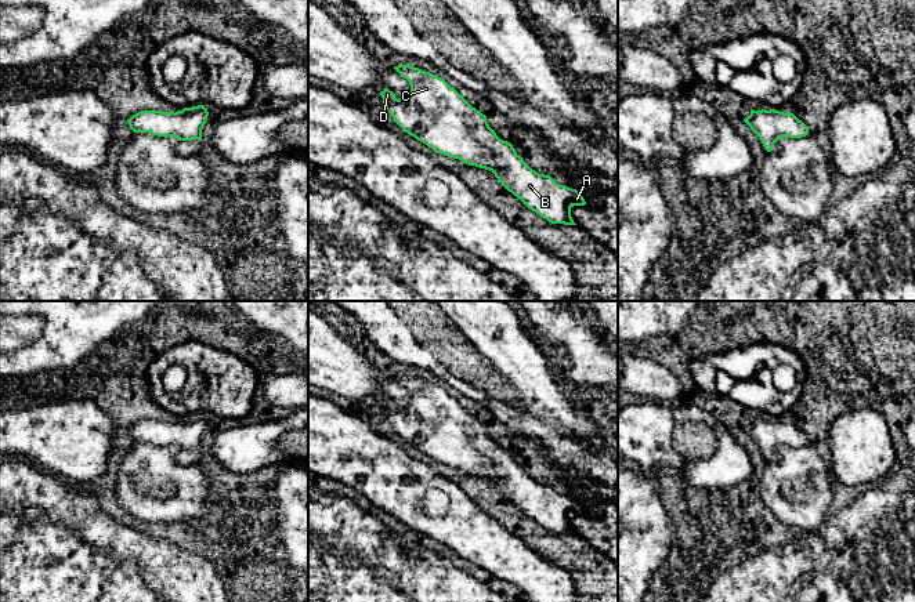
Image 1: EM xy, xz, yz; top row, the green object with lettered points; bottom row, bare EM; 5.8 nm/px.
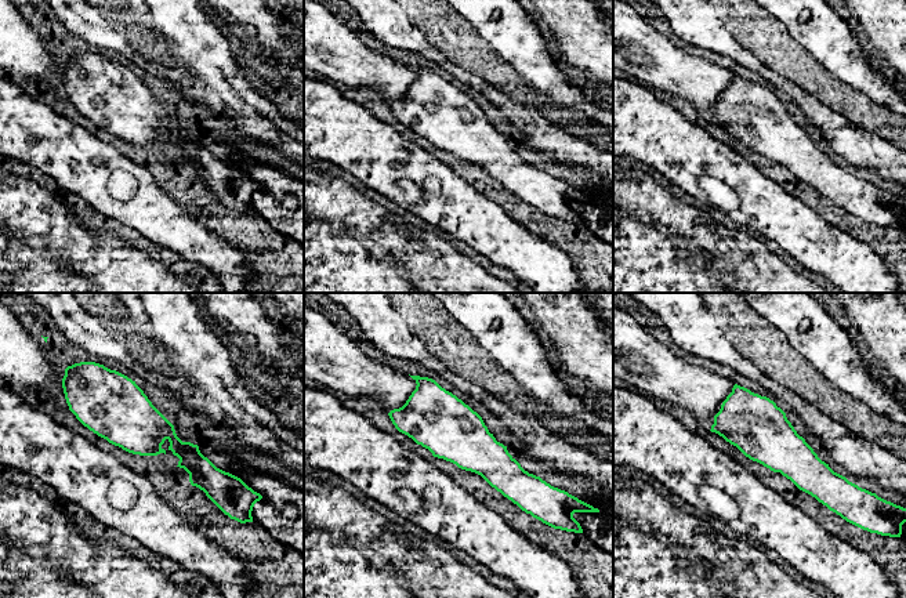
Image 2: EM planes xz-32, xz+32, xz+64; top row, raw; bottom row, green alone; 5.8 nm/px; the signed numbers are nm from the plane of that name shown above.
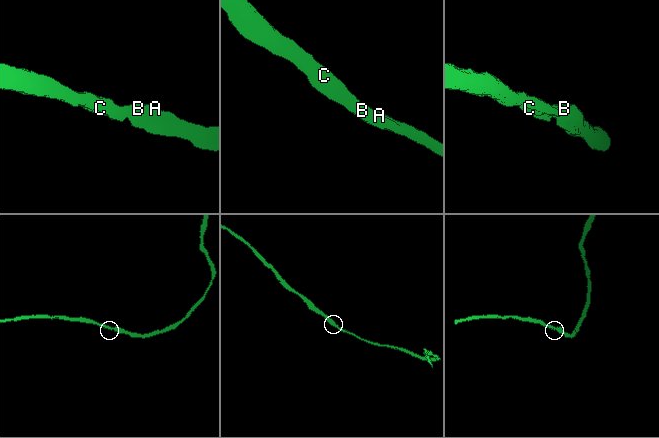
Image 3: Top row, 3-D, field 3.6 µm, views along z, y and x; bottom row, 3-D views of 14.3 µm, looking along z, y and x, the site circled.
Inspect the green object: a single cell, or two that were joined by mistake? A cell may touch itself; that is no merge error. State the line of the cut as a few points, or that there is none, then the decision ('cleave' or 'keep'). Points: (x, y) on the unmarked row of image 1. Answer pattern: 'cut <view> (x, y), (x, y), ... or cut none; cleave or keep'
cut none; keep

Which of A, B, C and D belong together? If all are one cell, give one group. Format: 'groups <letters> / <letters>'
groups A B C D

